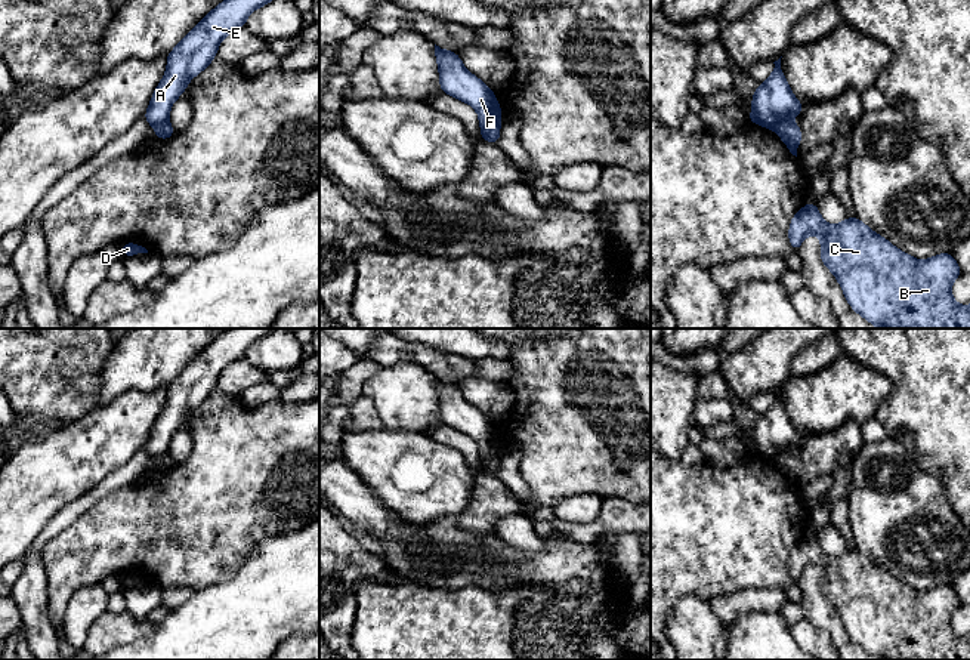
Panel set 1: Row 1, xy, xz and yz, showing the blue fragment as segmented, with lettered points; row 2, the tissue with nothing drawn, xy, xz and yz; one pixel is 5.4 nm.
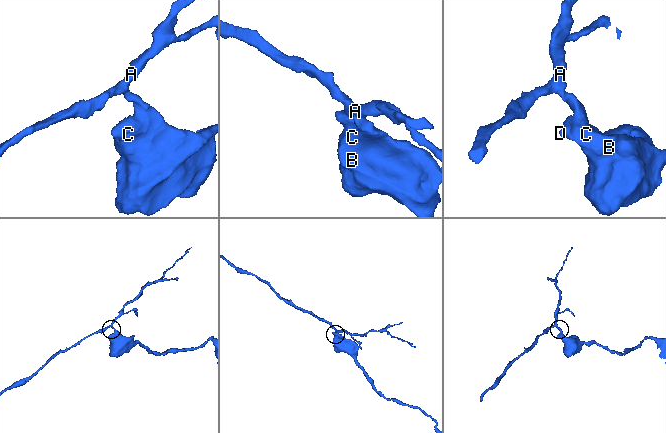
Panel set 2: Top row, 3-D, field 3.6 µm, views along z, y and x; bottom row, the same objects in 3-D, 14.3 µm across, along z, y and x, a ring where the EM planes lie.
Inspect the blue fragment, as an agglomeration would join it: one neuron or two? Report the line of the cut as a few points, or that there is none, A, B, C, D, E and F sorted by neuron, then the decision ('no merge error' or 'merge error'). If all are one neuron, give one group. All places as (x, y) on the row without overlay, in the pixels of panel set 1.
xz (499, 455), (482, 469) | A E F / B C D | merge error

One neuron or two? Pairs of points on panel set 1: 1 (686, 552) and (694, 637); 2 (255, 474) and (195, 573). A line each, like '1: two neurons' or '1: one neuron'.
1: two neurons
2: one neuron

